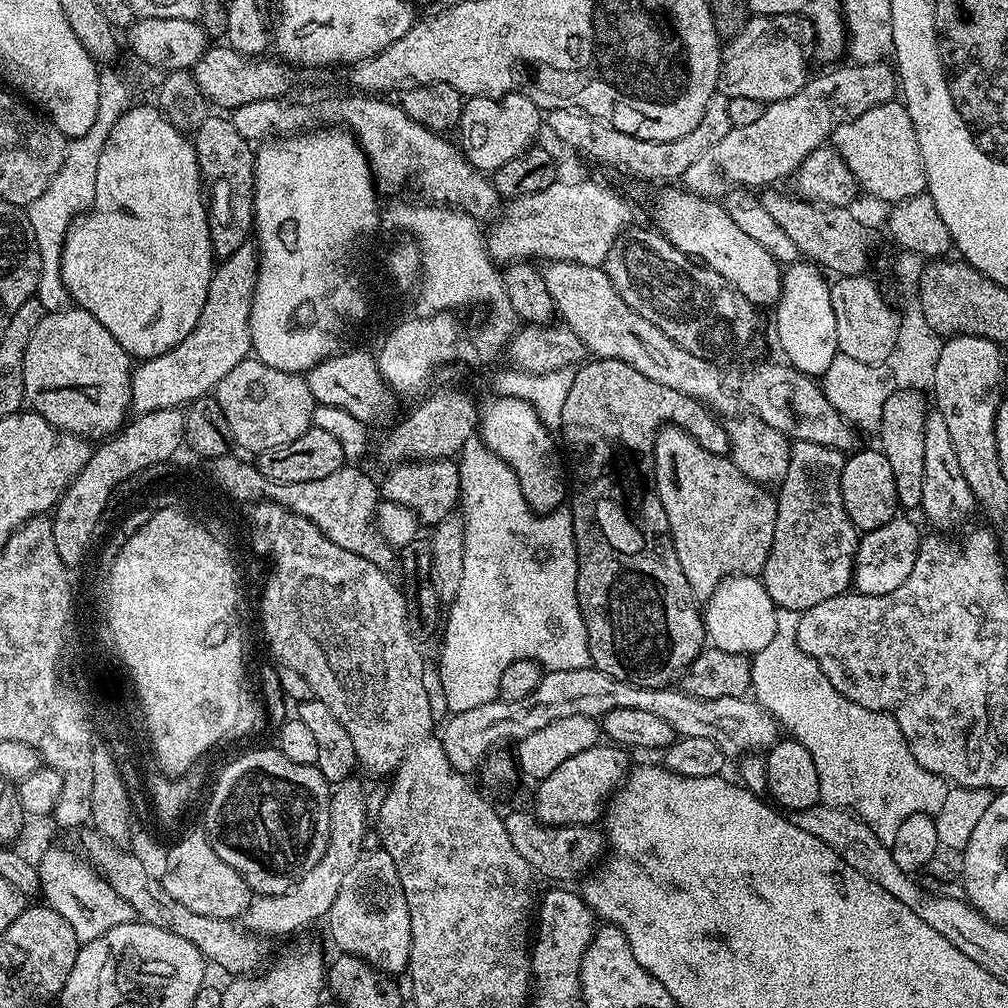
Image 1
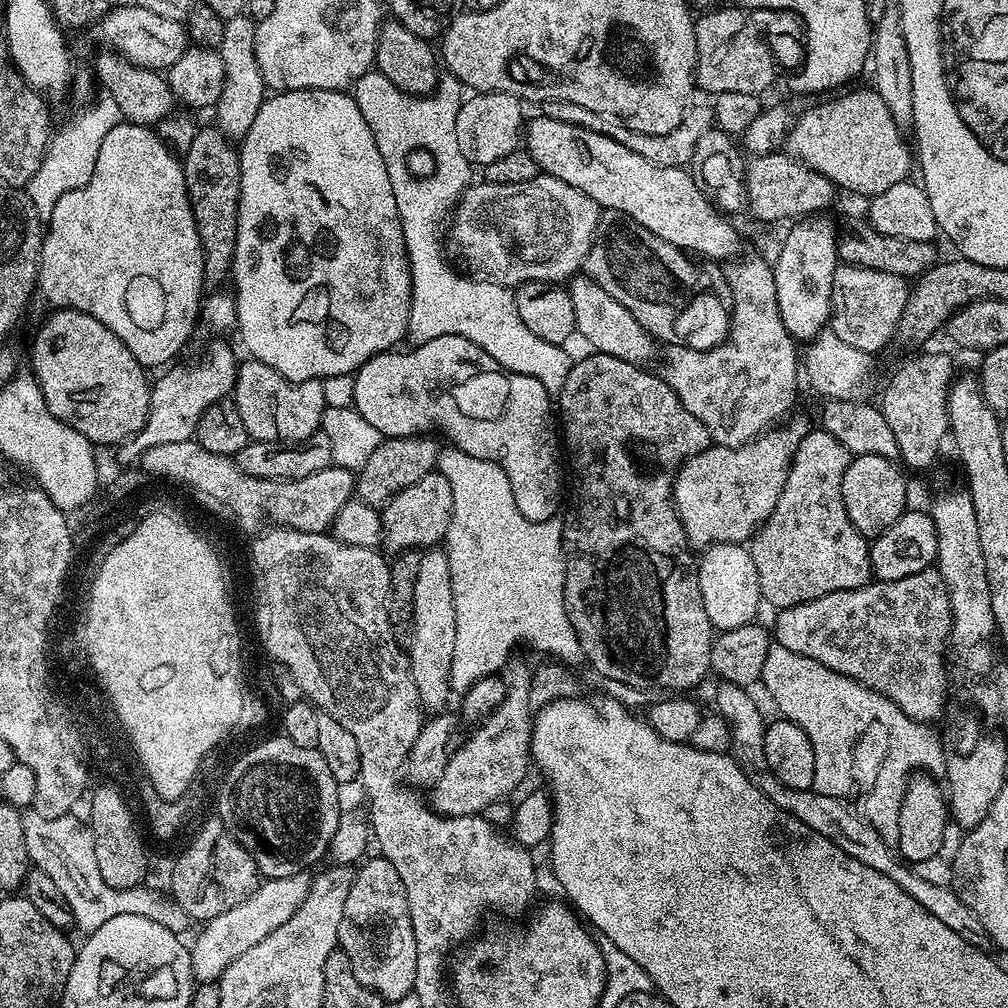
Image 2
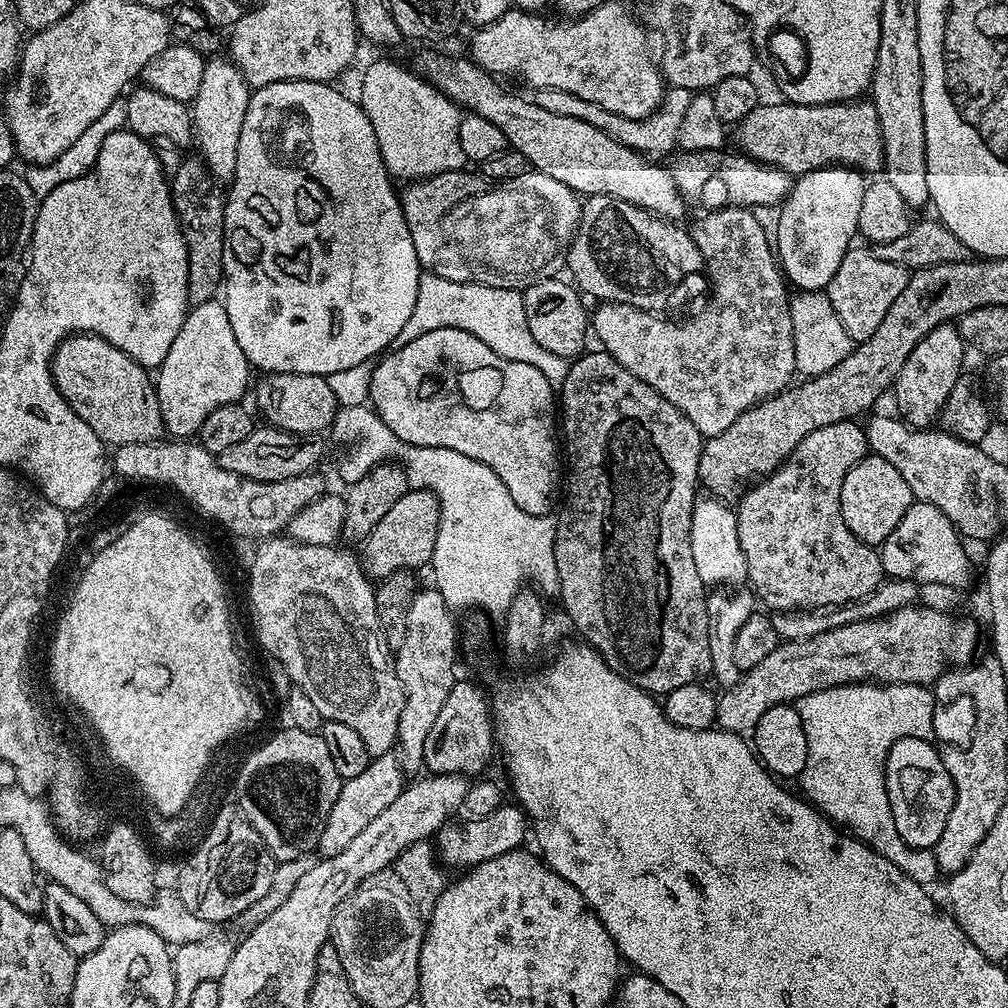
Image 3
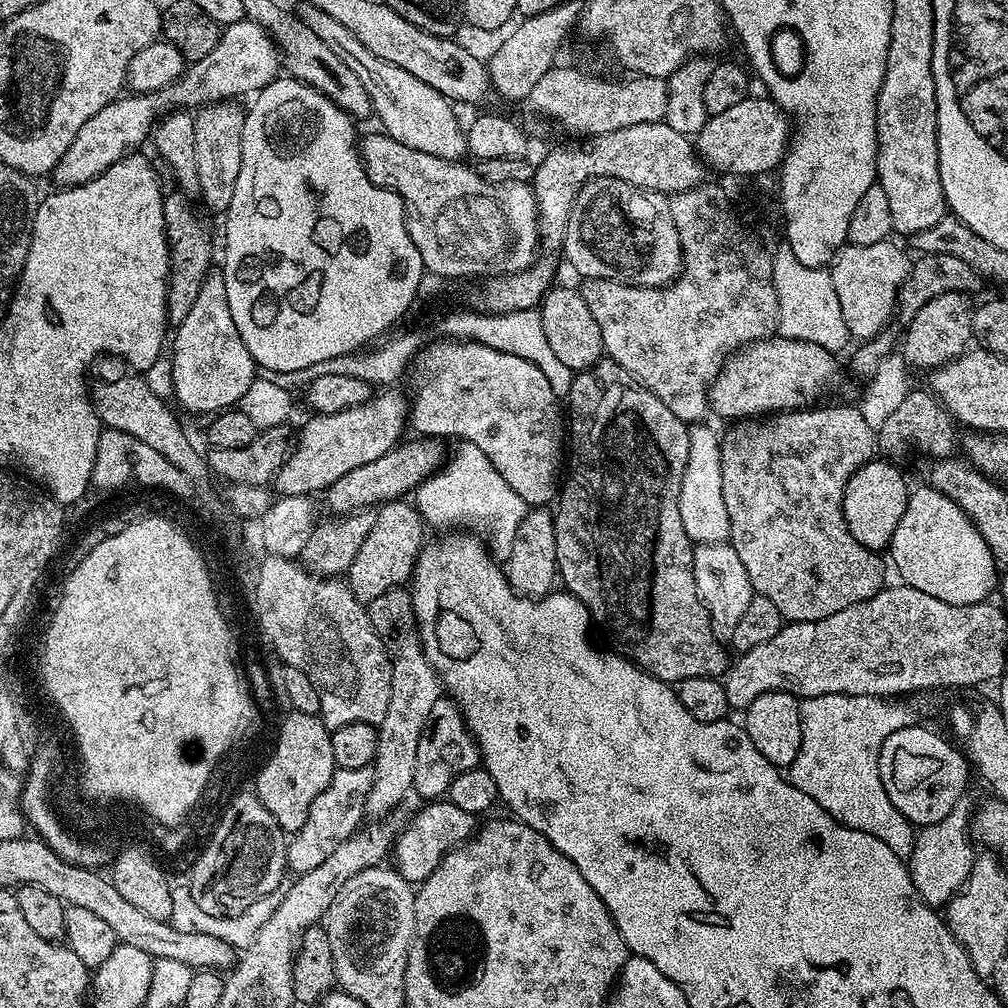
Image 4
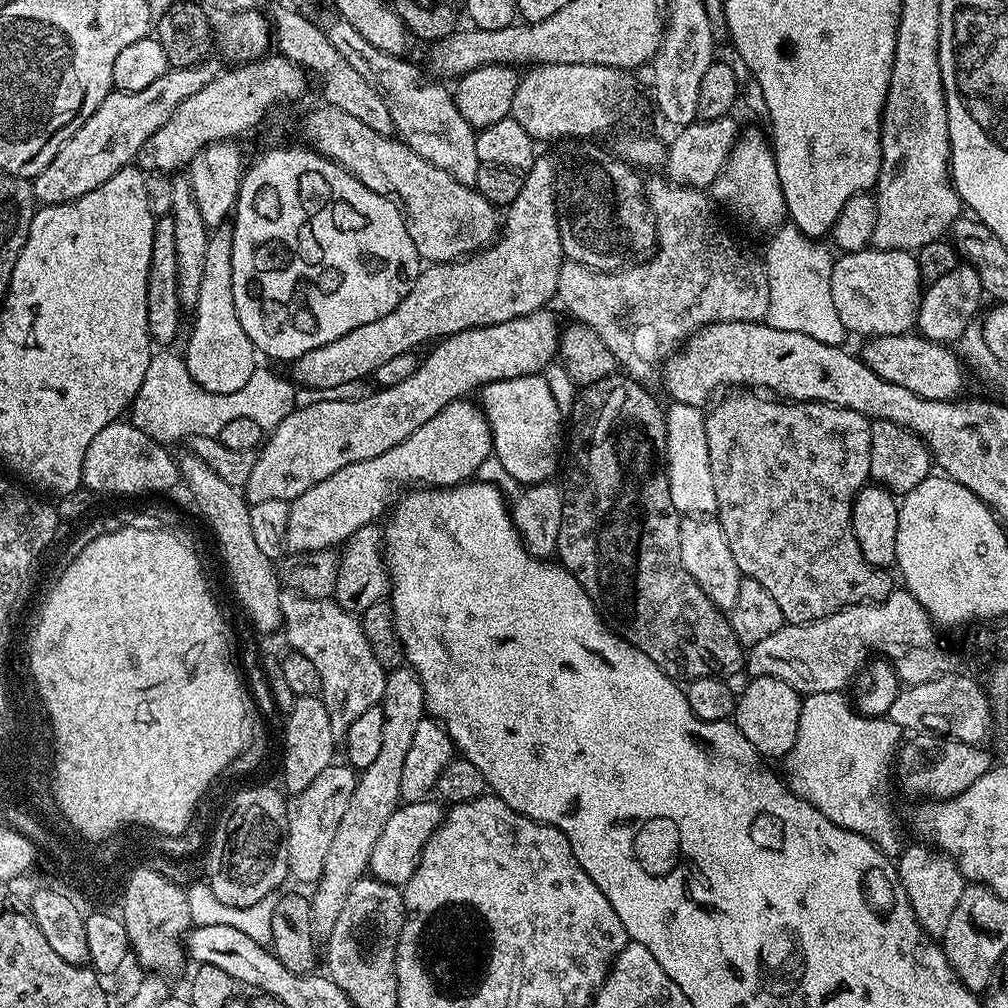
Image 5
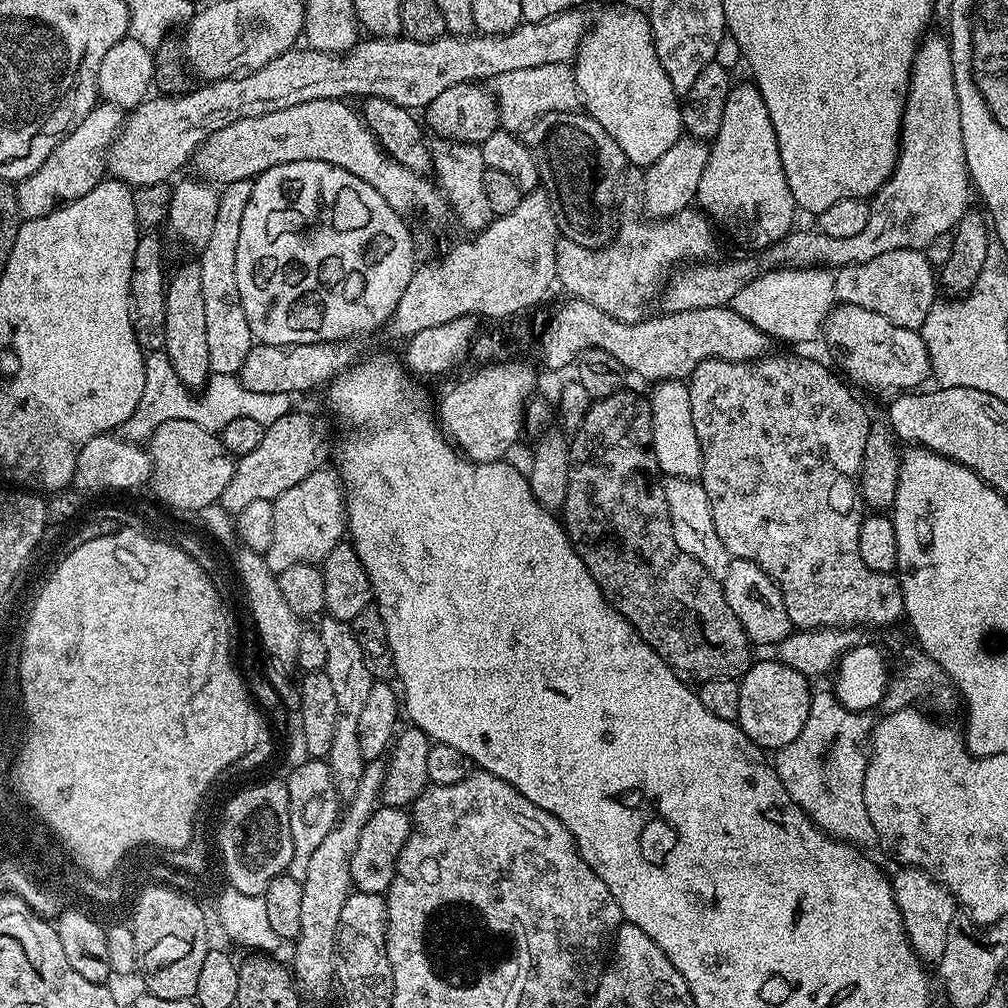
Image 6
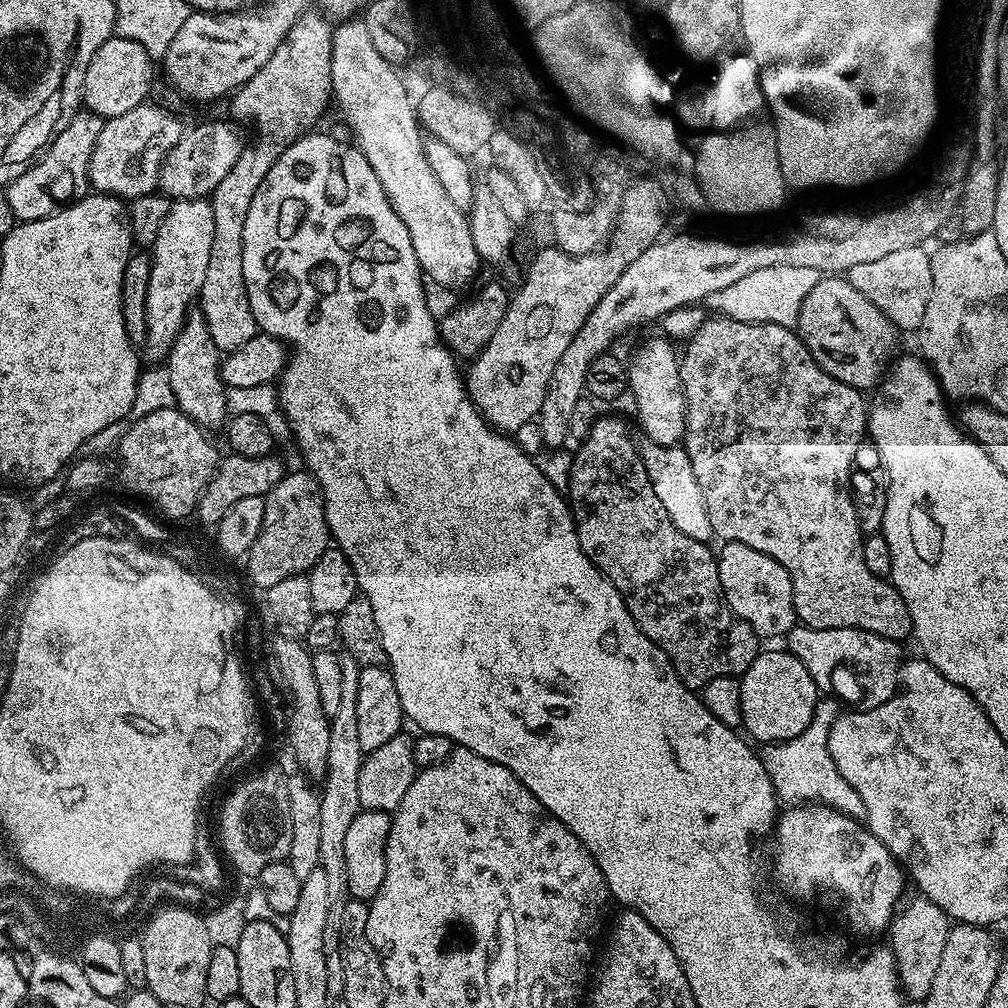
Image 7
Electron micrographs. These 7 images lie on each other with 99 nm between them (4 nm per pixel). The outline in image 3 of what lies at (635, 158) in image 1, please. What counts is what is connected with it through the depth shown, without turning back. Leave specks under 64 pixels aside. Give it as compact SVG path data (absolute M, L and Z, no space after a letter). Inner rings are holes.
M669 87L664 93L664 101L659 109L646 117L645 120L635 120L634 118L622 118L622 114L614 114L610 110L602 110L594 102L586 102L586 98L578 98L578 94L566 94L562 90L550 90L541 88L535 93L534 99L542 110L551 110L553 114L566 114L570 118L578 118L582 122L590 122L590 126L598 126L610 138L622 142L627 148L641 154L653 154L652 152L668 152L673 147L677 147L682 130L682 118L686 118L686 109L690 107L690 102L694 95L691 88Z

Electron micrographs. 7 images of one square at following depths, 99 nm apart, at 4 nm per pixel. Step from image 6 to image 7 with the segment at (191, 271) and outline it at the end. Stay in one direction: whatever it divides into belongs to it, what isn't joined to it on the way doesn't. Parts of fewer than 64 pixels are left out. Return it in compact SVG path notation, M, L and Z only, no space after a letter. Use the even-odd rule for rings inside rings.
M199 310L189 311L166 357L166 371L175 407L205 430L223 429L230 416L228 392L224 381L220 379L221 363L222 354L214 346L214 338L210 338L204 316Z

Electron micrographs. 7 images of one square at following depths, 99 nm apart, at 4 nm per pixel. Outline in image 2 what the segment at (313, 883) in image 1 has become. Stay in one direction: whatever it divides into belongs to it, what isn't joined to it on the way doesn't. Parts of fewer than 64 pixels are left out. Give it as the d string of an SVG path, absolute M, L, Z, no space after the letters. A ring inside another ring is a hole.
M307 871L299 872L286 878L277 880L265 879L254 894L247 896L238 906L230 906L218 918L210 918L201 928L196 936L196 941L191 941L190 951L192 953L192 975L200 982L219 981L220 975L227 970L230 962L238 958L238 954L246 954L250 946L262 942L266 934L271 934L282 926L282 922L290 920L290 914L302 906L306 894L310 890L313 877Z

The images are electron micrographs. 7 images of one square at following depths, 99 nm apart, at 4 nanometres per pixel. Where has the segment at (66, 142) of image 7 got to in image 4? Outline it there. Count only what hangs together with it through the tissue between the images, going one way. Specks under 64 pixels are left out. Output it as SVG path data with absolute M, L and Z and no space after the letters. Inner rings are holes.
M245 18L227 25L221 31L214 50L200 61L189 63L184 73L170 86L157 92L124 94L102 106L102 110L98 110L98 114L94 114L94 118L90 118L90 122L86 122L86 126L74 134L70 150L62 154L52 169L51 179L56 179L60 188L73 188L90 182L114 166L114 162L139 149L136 147L151 137L158 117L163 118L177 110L196 110L213 102L240 98L236 96L244 96L247 92L255 94L271 80L277 79L279 72L276 71L281 71L281 68L282 57L276 41L261 24Z

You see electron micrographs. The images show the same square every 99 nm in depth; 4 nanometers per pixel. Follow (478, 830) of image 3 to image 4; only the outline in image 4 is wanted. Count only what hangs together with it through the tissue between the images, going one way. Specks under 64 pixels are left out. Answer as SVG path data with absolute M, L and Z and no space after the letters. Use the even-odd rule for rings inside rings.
M447 798L437 799L423 805L424 809L409 822L396 837L394 845L394 867L409 884L418 886L442 862L442 858L460 844L472 839L477 827L477 817L466 814L459 806L454 806Z

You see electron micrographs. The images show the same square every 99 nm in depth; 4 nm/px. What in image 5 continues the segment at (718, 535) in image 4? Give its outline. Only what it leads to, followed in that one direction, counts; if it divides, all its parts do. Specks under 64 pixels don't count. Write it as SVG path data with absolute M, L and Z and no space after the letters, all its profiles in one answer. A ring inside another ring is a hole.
M675 402L667 405L666 471L670 486L670 502L681 514L712 514L716 510L714 474L710 474L710 449L706 447L706 415L704 408ZM670 405L670 406L669 406Z

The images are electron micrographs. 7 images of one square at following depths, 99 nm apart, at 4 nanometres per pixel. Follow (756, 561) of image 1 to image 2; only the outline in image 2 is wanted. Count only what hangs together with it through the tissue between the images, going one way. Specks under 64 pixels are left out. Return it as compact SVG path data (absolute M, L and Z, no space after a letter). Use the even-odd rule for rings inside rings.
M794 416L787 421L789 424L785 428L773 427L741 448L713 446L702 454L688 457L680 465L672 481L672 503L676 517L684 527L684 537L693 549L703 550L711 544L744 544L751 541L756 531L768 521L774 506L778 506L778 498L782 498L782 486L786 486L794 454L810 430L806 417Z

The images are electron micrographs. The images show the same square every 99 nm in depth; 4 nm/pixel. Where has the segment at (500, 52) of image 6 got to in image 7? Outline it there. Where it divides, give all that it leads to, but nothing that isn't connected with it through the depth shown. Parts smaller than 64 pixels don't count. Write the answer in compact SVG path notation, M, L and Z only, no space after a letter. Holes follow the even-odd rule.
M145 102L134 106L134 110L126 110L126 114L118 114L118 118L104 120L98 142L94 142L94 150L90 154L89 185L97 193L115 196L125 202L153 191L166 154L186 131L186 124L180 118L177 113Z

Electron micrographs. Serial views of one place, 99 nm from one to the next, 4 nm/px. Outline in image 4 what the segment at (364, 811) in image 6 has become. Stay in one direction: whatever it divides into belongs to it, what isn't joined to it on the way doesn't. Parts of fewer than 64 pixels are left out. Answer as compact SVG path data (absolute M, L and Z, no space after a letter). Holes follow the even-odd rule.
M419 643L401 644L391 657L390 706L386 708L386 718L378 726L378 750L376 762L371 767L374 782L366 798L365 813L372 818L388 818L392 811L407 796L413 795L414 758L418 754L418 738L428 725L430 710L434 702L442 699L442 685L439 675L430 666L424 649Z

